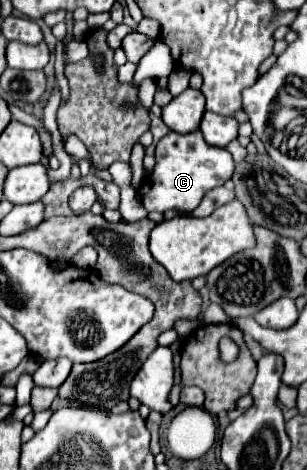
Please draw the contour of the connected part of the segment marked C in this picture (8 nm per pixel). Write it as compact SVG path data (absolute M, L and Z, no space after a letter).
M200 130L190 134L168 132L156 144L156 166L152 176L148 176L150 188L148 192L140 192L140 200L148 212L166 212L172 208L192 212L202 202L206 192L222 186L232 178L234 168L236 164L232 154L226 148L206 144Z

